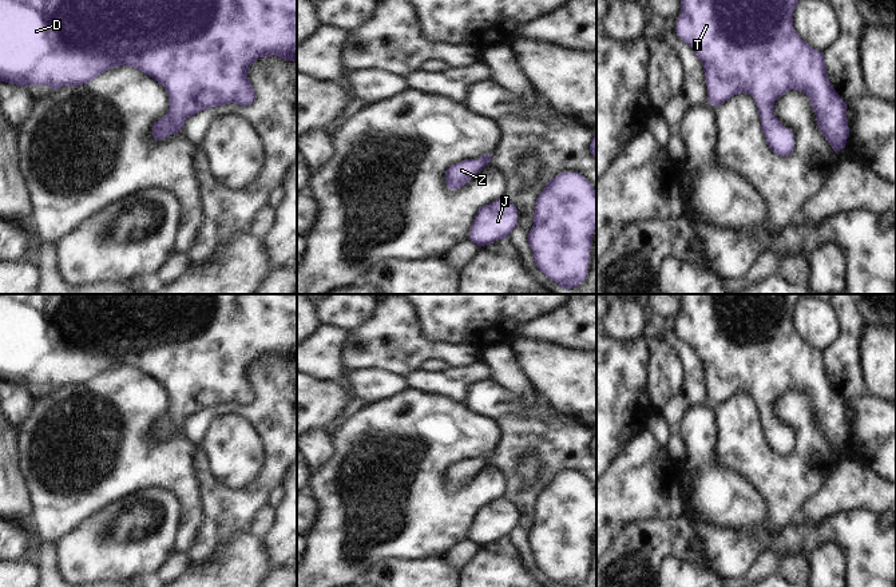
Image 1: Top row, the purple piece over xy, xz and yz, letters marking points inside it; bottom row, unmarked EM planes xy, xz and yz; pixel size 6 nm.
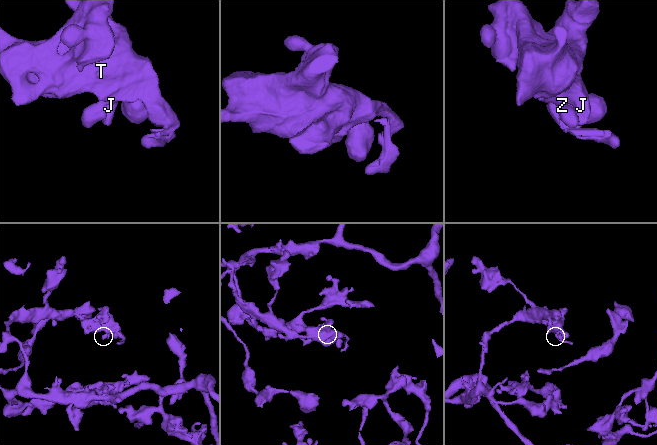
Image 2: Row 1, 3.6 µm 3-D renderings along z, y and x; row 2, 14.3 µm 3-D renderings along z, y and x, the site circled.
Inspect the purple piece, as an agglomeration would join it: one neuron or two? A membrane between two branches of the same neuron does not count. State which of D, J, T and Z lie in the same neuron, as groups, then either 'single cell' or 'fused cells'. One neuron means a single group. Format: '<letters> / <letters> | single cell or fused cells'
D J T Z | single cell

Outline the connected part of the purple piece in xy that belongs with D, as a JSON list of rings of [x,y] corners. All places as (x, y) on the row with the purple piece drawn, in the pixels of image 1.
[[[0,0],[0,82],[21,87],[47,84],[58,90],[88,84],[104,71],[120,66],[134,67],[160,83],[170,98],[166,115],[152,126],[155,140],[178,132],[185,120],[199,111],[230,103],[250,106],[255,100],[255,92],[247,79],[250,66],[258,57],[273,55],[297,62],[297,0]]]

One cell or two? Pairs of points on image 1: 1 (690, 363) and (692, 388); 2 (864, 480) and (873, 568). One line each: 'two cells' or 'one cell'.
1: one cell
2: two cells

